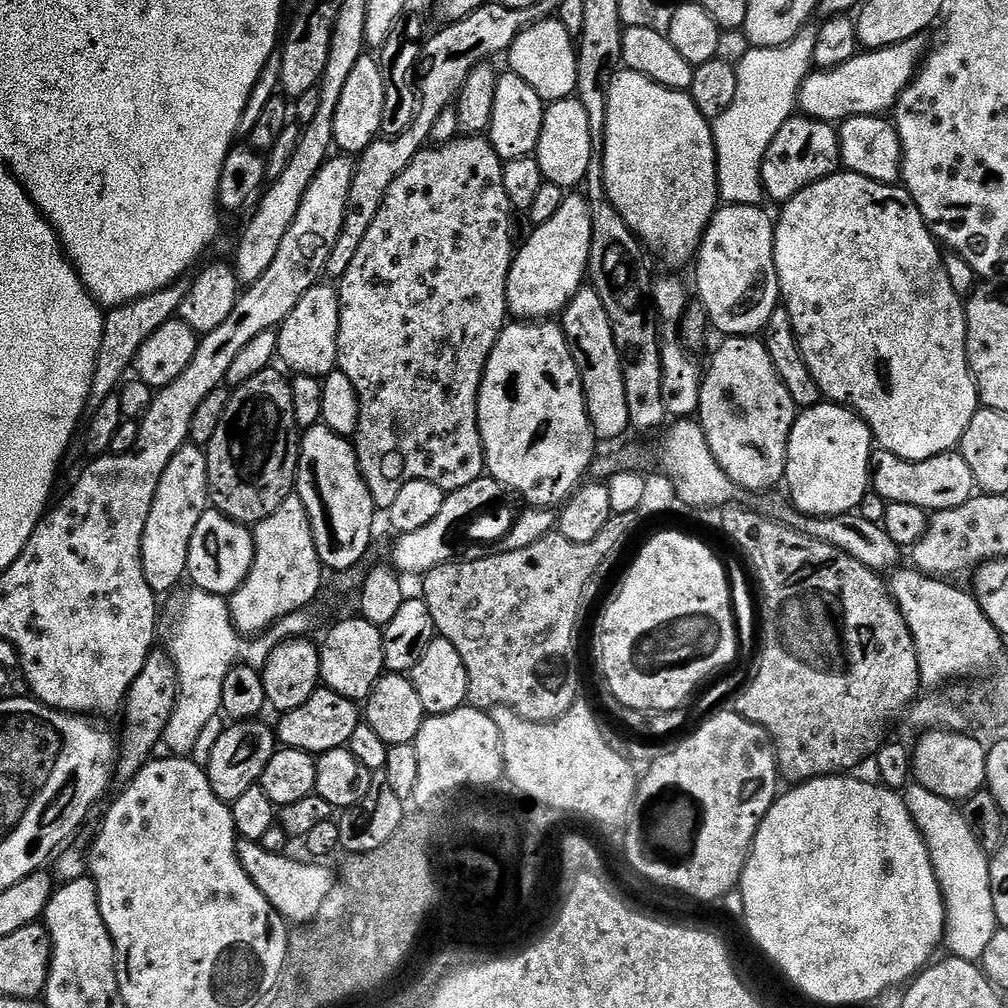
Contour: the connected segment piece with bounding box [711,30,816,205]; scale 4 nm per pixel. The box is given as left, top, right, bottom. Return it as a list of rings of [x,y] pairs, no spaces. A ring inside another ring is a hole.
[[[805,30],[780,48],[749,47],[747,54],[735,65],[734,98],[723,114],[711,121],[712,140],[716,144],[716,183],[720,186],[719,199],[724,204],[759,205],[765,199],[760,182],[760,163],[764,160],[770,142],[797,107],[800,84],[810,71],[815,41],[815,35]]]

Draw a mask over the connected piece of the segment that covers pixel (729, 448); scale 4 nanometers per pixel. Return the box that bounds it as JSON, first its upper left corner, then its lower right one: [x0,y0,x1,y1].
[698,336,798,492]

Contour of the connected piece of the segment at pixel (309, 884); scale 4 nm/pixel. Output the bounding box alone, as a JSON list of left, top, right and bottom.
[236,839,334,924]

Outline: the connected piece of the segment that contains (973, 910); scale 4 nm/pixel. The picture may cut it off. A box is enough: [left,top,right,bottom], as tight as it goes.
[902,786,998,963]

